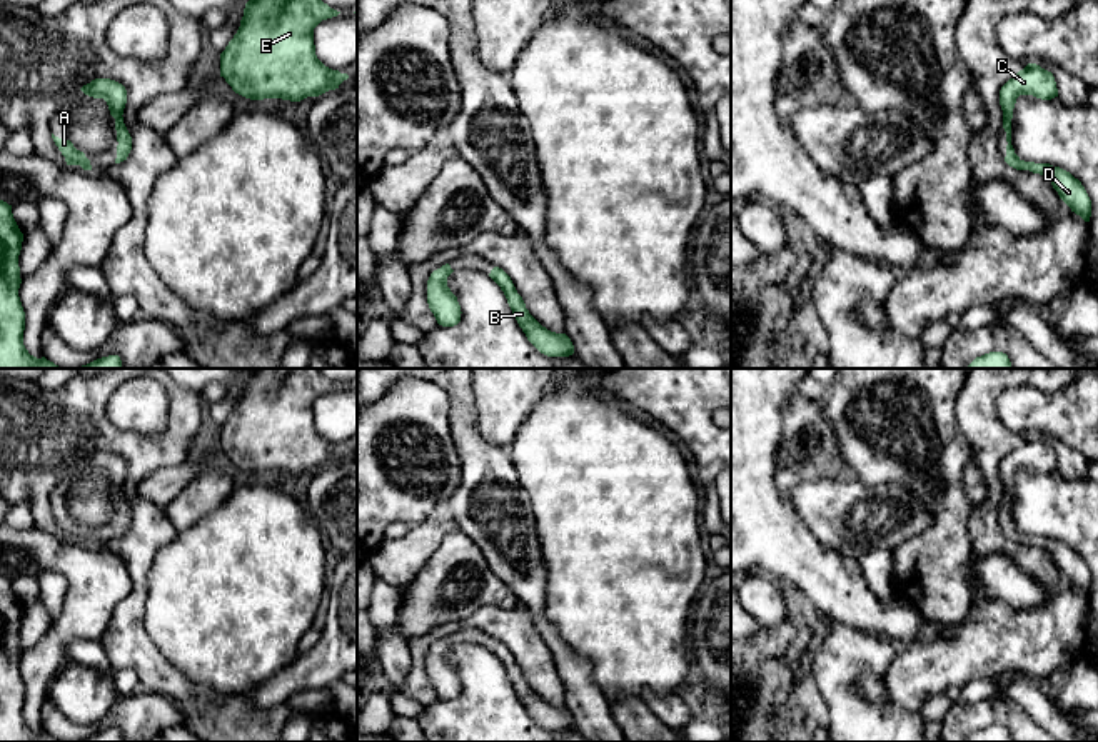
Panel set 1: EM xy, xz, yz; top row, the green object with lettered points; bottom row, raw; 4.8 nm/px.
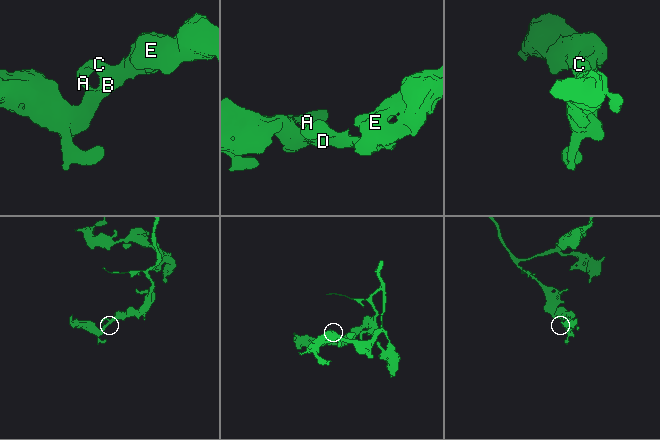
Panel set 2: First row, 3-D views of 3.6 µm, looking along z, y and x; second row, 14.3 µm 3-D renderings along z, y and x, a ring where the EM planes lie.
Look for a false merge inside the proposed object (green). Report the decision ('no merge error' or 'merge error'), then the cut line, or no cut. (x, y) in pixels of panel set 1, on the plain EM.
no merge error; cut none

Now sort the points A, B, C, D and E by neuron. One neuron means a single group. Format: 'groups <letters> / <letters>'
groups A B C D E

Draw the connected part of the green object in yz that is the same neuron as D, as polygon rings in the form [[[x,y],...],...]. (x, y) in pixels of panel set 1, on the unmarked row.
[[[1028,437],[1000,464],[1000,479],[1003,484],[1003,502],[1006,505],[1006,530],[1005,535],[1016,544],[1030,544],[1048,552],[1060,572],[1080,589],[1085,595],[1091,590],[1091,574],[1078,552],[1070,545],[1050,537],[1035,537],[1021,534],[1011,519],[1011,492],[1016,472],[1020,469],[1033,469],[1041,474],[1058,470],[1056,455],[1051,445],[1036,437]]]

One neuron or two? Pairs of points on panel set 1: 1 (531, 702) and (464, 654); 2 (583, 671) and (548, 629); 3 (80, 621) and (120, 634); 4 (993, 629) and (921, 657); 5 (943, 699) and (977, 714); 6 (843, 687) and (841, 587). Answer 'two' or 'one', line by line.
1: two
2: one
3: two
4: one
5: two
6: two

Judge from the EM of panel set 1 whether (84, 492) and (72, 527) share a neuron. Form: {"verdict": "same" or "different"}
{"verdict": "different"}

